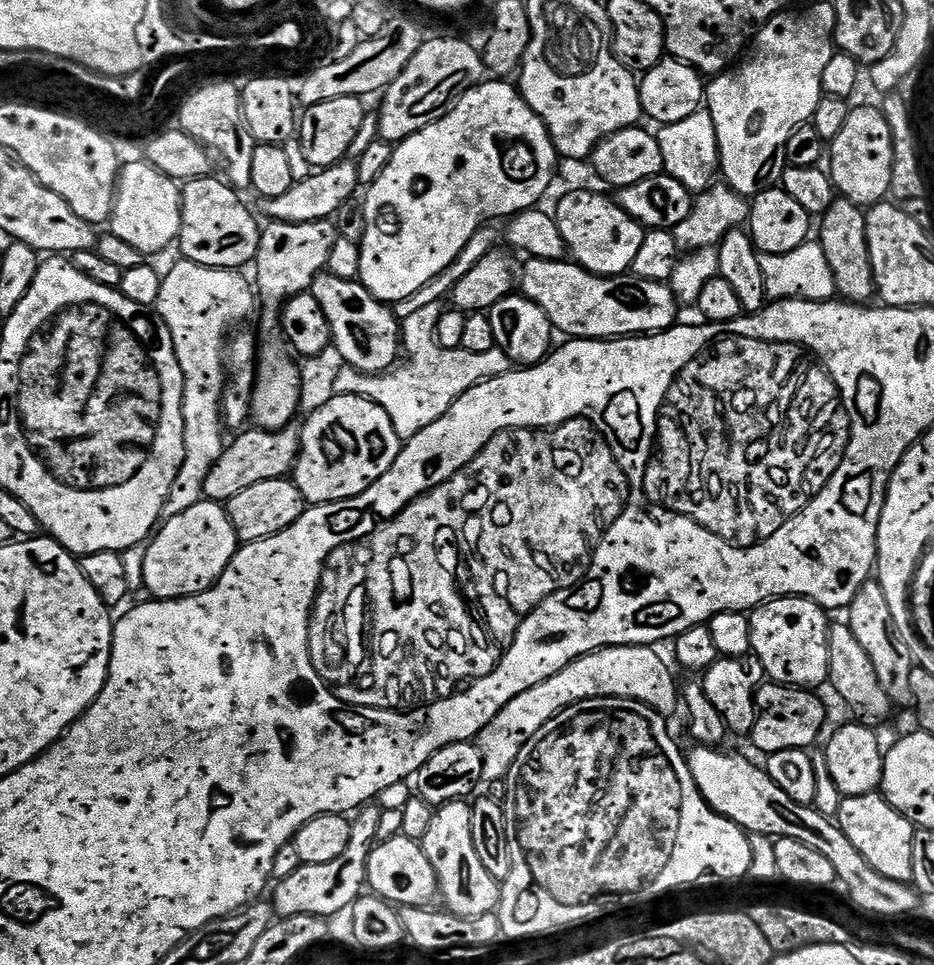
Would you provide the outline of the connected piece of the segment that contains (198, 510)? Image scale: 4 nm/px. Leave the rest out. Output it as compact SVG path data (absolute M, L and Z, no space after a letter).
M202 499L190 506L190 510L182 510L178 518L163 521L147 543L143 588L149 591L153 600L181 600L210 590L218 578L222 578L236 553L238 537L228 517L227 507L215 500Z

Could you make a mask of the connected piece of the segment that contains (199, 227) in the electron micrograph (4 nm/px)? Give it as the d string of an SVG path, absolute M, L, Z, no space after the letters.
M215 175L199 176L196 180L187 181L183 185L182 198L182 226L178 241L179 255L190 262L198 262L202 266L211 268L243 269L243 264L251 265L256 258L256 251L260 245L261 225L256 225L252 212L240 201L241 193L223 179L216 180Z

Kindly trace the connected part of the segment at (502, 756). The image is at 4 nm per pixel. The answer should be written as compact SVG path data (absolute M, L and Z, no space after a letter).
M625 644L623 648L600 648L590 655L581 656L574 663L568 664L563 670L556 672L548 680L543 680L538 686L518 694L480 731L478 747L484 755L484 767L489 773L500 772L512 767L518 758L522 746L530 742L538 730L550 718L554 718L564 708L590 698L613 696L637 700L650 706L661 716L671 717L671 712L682 704L681 689L676 686L676 680L668 669L668 664L656 653L652 646Z

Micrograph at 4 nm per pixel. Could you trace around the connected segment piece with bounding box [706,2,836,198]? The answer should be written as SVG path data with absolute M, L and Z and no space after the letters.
M832 2L812 4L805 12L800 11L789 10L770 18L751 45L750 52L756 57L749 64L741 63L711 77L706 84L706 110L714 118L714 130L718 130L723 183L745 198L755 198L763 189L777 187L783 181L790 134L811 121L814 110L818 110L818 102L824 96L822 70L826 70L826 62L830 62L834 55L836 6Z

